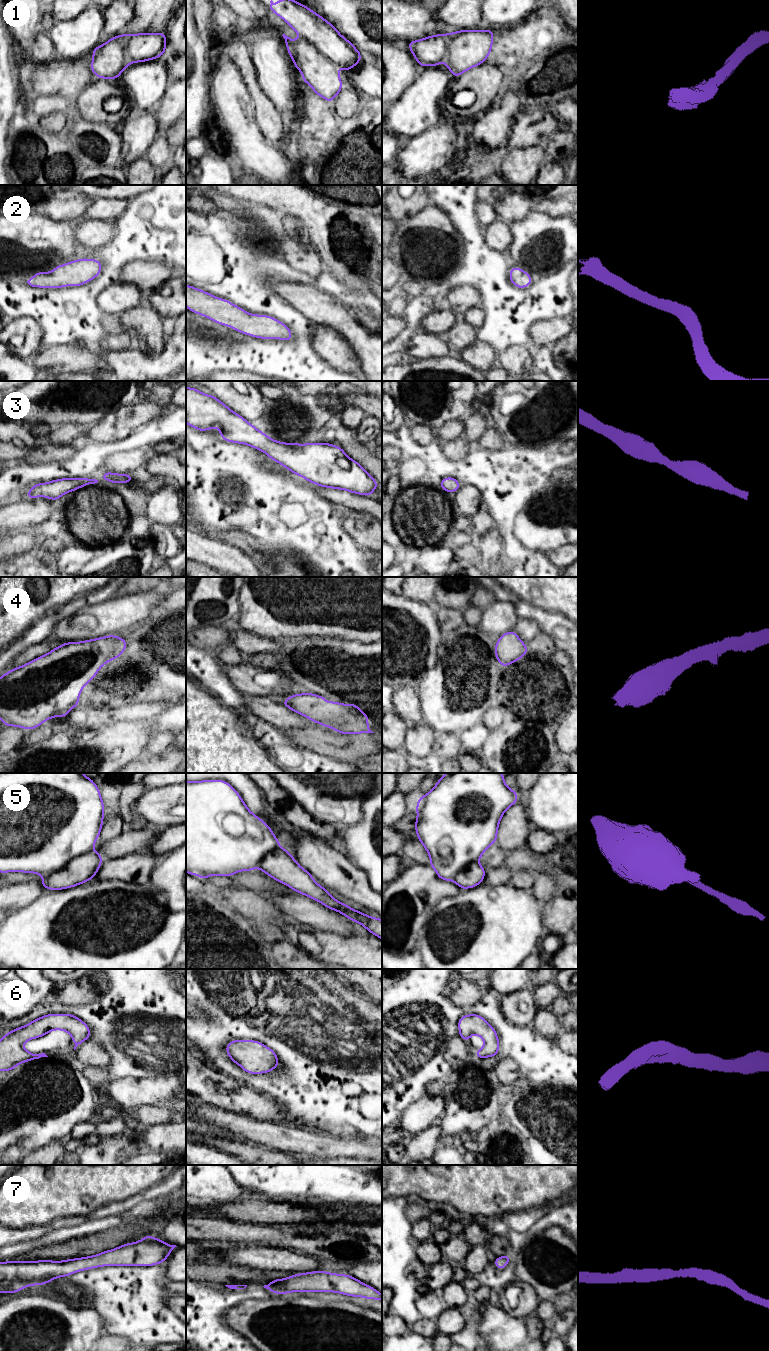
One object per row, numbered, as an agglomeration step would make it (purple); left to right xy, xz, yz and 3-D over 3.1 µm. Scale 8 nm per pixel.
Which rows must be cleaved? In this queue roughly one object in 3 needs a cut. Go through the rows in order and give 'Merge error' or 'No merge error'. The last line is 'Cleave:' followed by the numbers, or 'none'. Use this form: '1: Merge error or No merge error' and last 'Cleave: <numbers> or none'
1: Merge error
2: No merge error
3: No merge error
4: No merge error
5: Merge error
6: No merge error
7: No merge error
Cleave: 1, 5

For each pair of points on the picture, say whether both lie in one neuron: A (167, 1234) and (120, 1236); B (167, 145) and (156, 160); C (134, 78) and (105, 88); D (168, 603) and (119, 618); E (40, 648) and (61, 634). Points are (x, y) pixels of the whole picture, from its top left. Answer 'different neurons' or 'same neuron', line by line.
A: different neurons
B: same neuron
C: different neurons
D: different neurons
E: different neurons

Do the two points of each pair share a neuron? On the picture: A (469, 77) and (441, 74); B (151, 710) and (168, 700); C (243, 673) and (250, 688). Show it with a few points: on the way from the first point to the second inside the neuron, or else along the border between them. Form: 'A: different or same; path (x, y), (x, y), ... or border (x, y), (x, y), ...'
A: different; border (454, 77), (444, 99)
B: same; path (155, 708), (164, 703)
C: same; path (243, 677), (246, 684)

